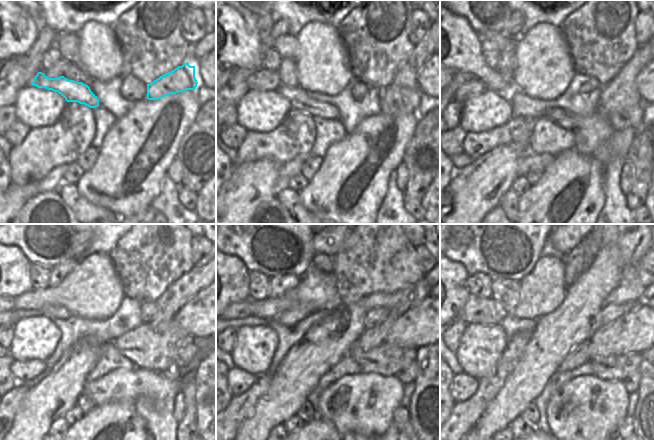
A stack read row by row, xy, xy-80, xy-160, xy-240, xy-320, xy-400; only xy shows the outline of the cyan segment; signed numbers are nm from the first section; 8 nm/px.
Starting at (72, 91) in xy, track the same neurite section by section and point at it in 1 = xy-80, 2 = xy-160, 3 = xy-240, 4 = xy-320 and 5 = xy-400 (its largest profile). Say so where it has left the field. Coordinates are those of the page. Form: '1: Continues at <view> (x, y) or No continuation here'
1: Continues at xy-80 (299, 98)
2: Continues at xy-160 (563, 118)
3: Continues at xy-240 (154, 348)
4: Continues at xy-320 (385, 359)
5: Continues at xy-400 (614, 368).

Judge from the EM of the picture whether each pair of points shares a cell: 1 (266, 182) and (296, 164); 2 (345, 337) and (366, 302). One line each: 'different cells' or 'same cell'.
1: different cells
2: different cells

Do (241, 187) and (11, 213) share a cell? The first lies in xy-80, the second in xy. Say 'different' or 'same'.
same

